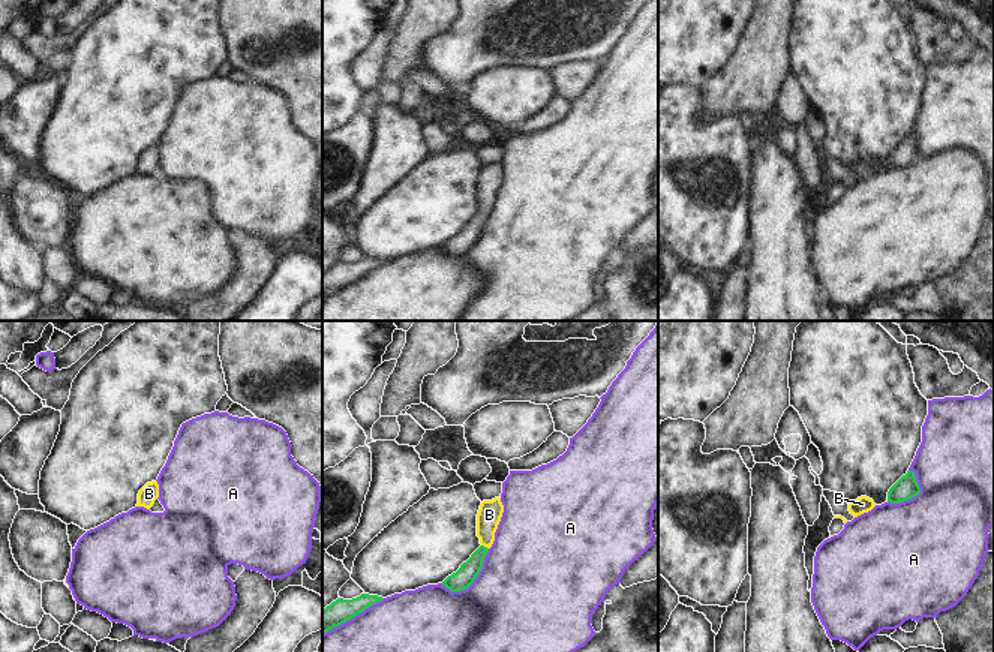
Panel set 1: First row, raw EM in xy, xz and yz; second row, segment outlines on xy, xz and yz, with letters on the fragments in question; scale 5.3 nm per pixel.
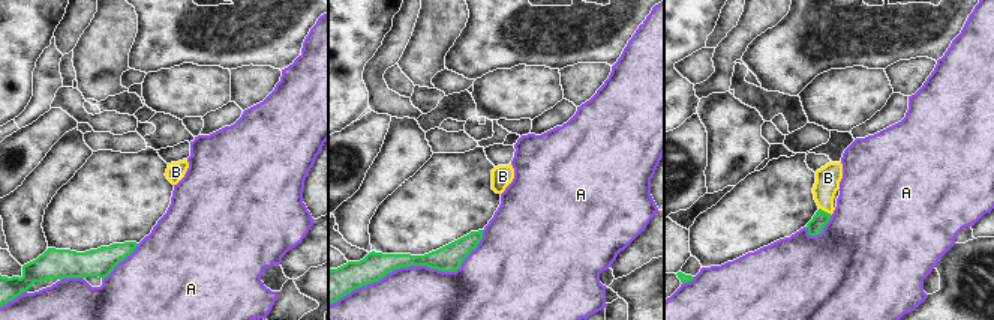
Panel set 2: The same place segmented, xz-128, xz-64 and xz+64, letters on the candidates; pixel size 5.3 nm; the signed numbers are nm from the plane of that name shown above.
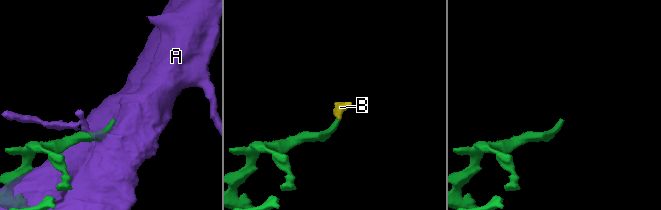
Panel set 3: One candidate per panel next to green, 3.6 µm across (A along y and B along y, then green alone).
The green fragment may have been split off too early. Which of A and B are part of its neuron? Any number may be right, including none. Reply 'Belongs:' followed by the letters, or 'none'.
Belongs: B

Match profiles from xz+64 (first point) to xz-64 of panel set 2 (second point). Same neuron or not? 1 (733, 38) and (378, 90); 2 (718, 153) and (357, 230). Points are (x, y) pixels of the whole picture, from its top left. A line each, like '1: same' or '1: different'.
1: different
2: same

